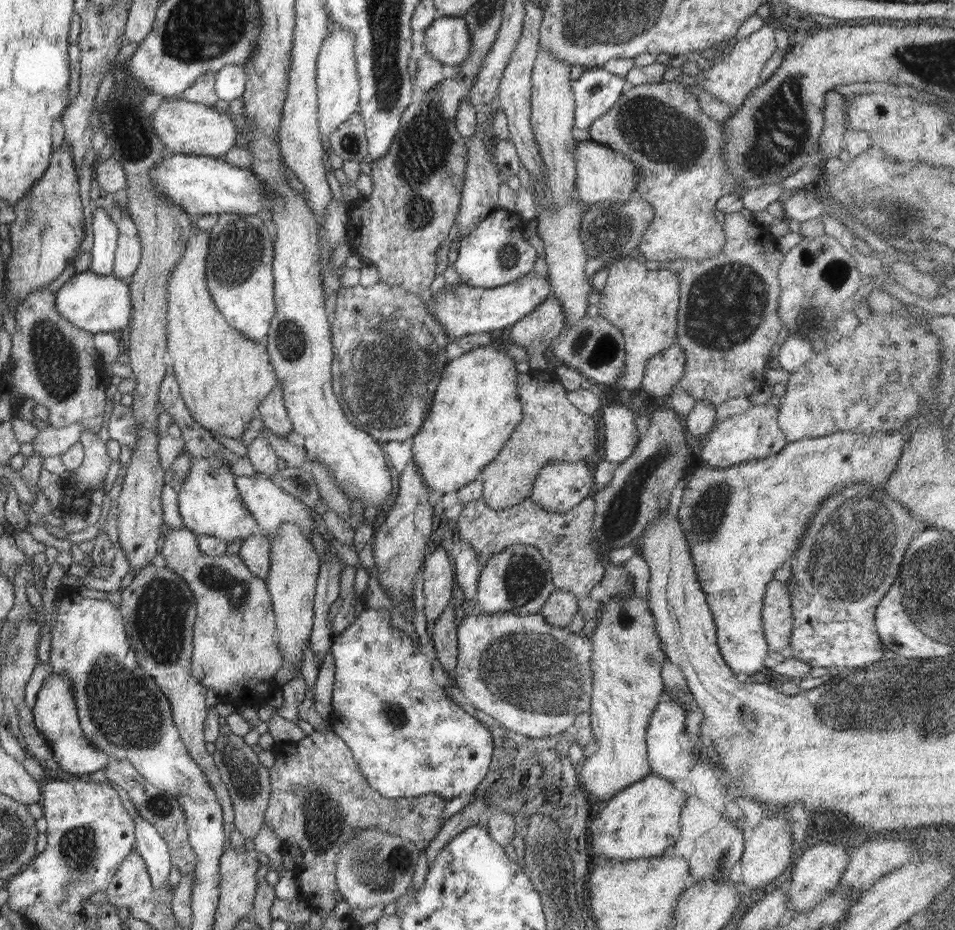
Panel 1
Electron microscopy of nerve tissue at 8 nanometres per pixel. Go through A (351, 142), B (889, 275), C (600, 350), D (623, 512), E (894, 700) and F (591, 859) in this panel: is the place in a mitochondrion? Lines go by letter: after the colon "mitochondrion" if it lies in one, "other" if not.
A: mitochondrion
B: other
C: mitochondrion
D: mitochondrion
E: mitochondrion
F: other

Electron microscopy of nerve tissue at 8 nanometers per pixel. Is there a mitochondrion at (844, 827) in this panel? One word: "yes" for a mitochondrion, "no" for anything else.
no

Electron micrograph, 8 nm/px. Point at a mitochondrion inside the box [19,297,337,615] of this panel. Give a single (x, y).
(56, 362)

